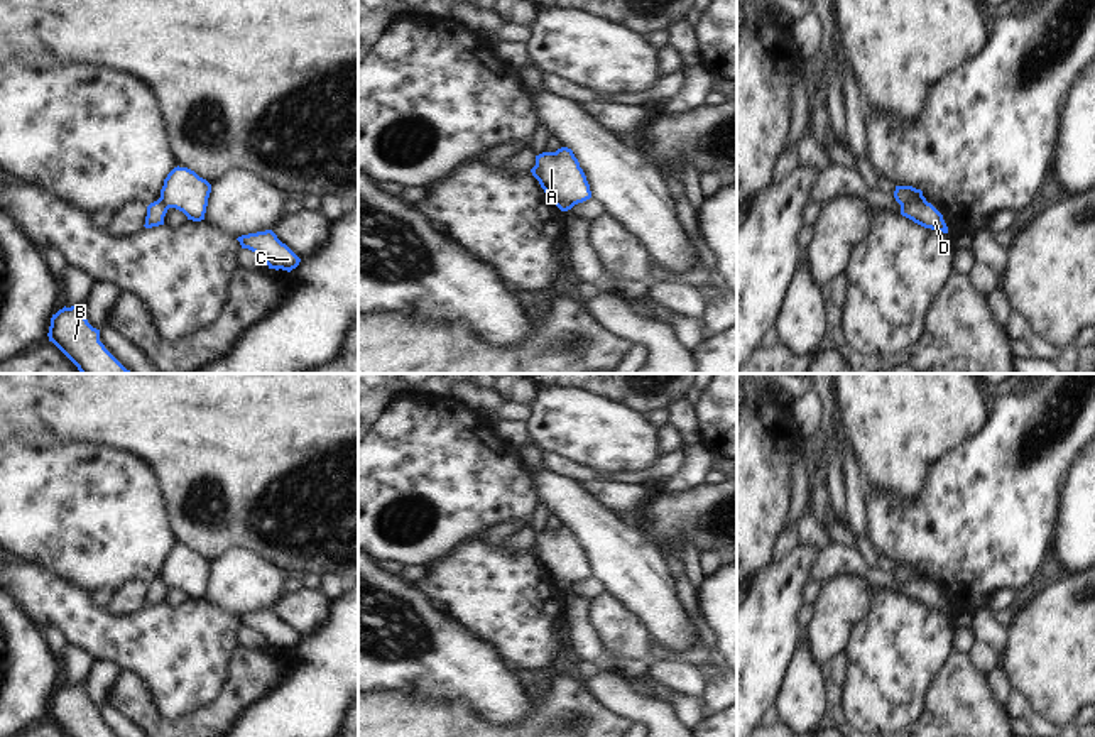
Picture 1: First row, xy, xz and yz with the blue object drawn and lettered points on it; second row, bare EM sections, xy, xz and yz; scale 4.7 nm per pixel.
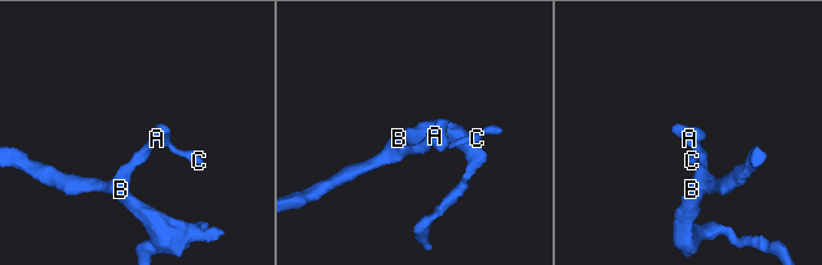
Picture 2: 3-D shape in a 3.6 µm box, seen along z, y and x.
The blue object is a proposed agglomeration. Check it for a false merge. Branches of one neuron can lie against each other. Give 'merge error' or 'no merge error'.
merge error

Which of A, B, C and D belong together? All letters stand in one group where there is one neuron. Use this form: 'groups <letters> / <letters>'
groups A C / B D

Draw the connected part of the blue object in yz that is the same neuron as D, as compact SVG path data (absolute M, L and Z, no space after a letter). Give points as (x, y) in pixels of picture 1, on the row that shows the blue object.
M914 203L901 206L901 215L924 228L948 233L943 215L931 203Z

